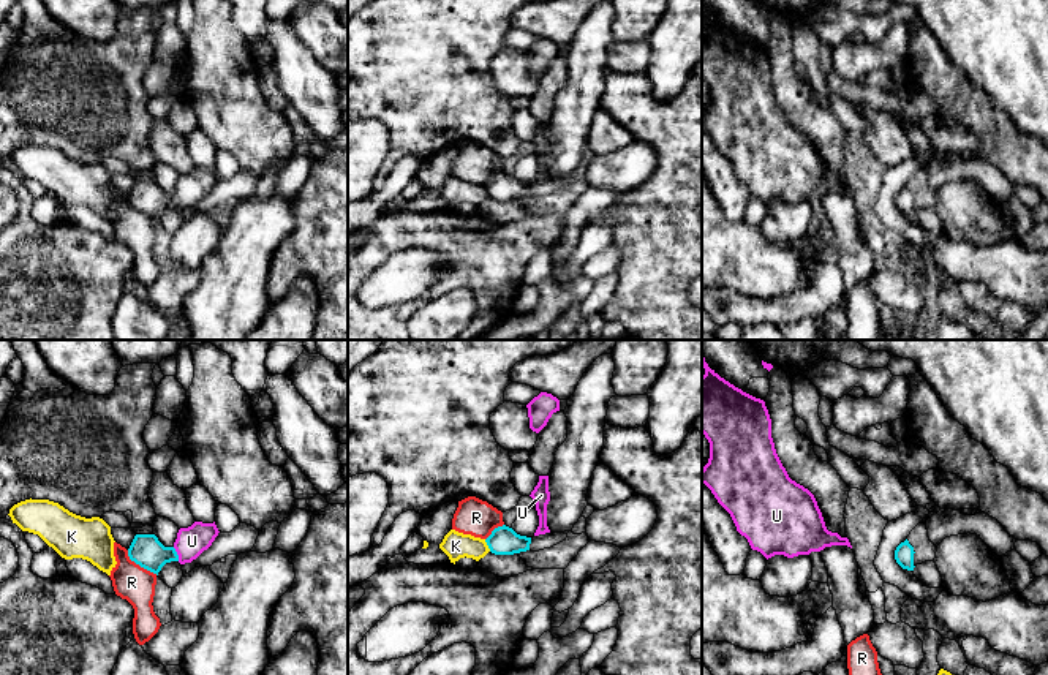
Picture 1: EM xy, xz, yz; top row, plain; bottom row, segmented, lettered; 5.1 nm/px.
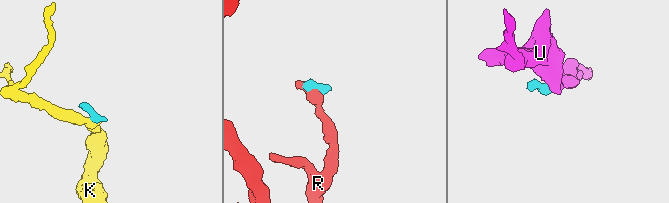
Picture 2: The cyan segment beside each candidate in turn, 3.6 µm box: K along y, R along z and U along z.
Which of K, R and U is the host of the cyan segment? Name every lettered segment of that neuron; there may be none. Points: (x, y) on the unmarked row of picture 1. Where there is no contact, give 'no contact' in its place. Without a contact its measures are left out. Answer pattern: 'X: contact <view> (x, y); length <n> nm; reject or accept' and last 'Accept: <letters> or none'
K: contact xz (487, 190); length 70 nm; reject
R: contact xy (139, 211); length 200 nm; reject
U: contact xy (176, 199); length 80 nm; accept
Accept: U

